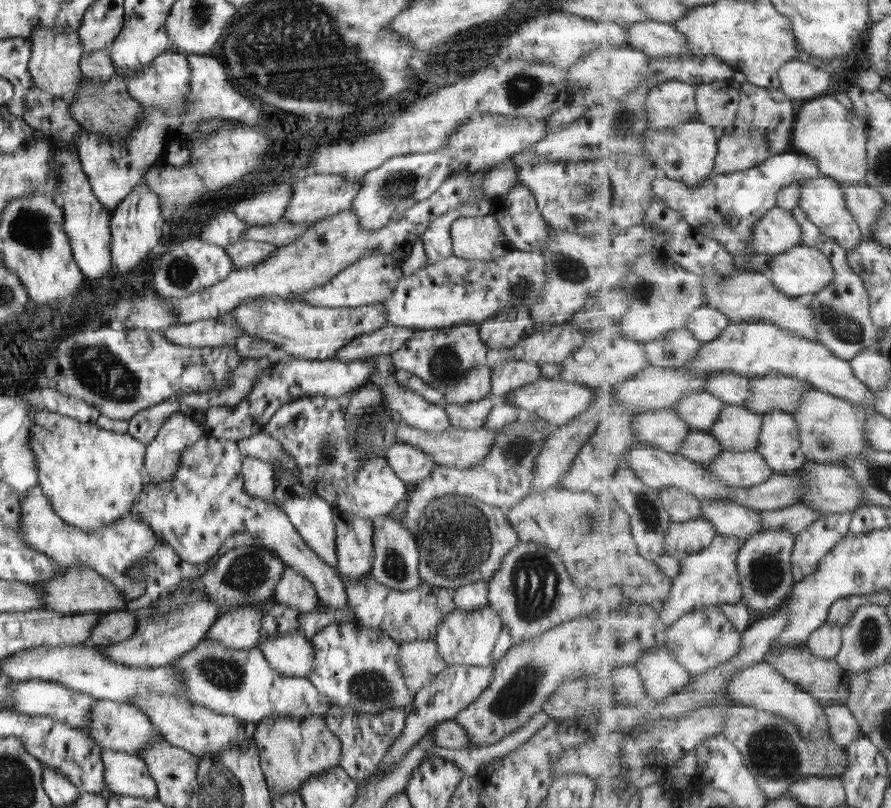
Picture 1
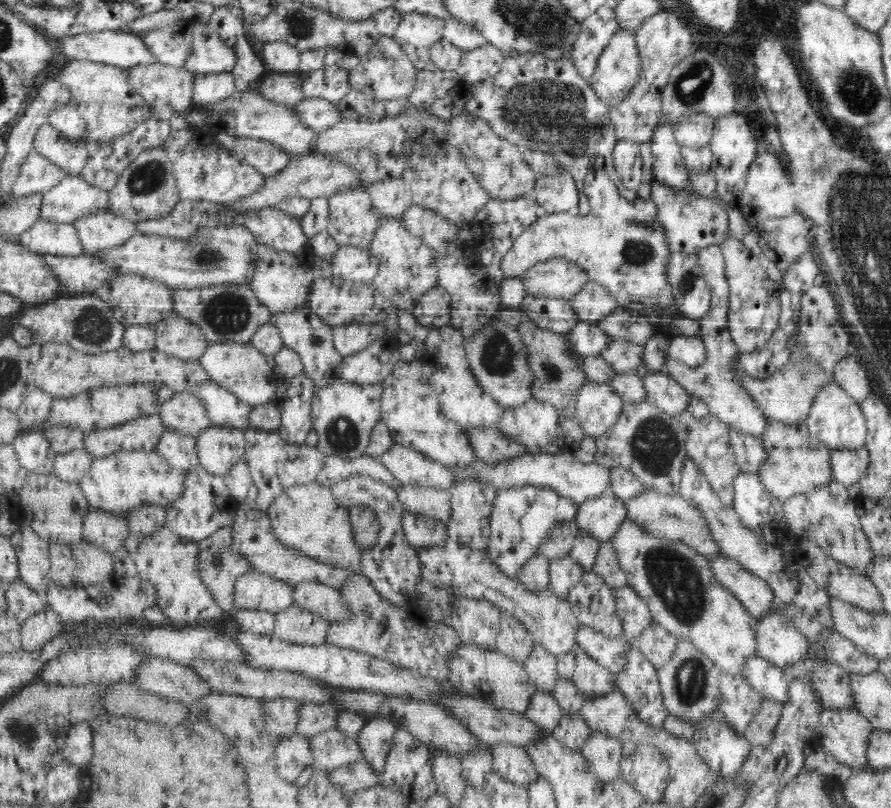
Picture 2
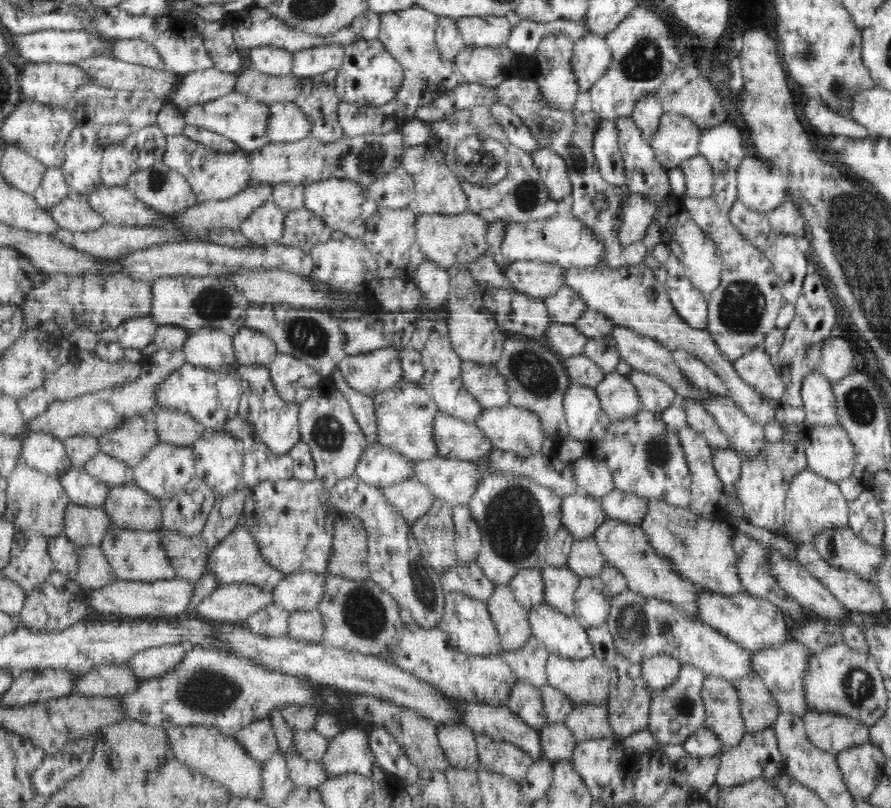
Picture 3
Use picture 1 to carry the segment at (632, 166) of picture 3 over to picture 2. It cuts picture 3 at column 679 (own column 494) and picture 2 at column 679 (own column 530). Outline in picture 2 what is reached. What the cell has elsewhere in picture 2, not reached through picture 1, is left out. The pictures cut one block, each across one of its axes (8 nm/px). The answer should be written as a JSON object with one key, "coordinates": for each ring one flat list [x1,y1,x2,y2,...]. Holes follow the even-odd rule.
{"coordinates":[[654,180,651,183,651,199,657,206,657,221,664,226,668,245,671,252,682,252,688,255,699,256,702,250,710,246,721,247,730,236,728,226,728,209,718,199,703,197,702,195,688,195,684,191,668,189]]}

